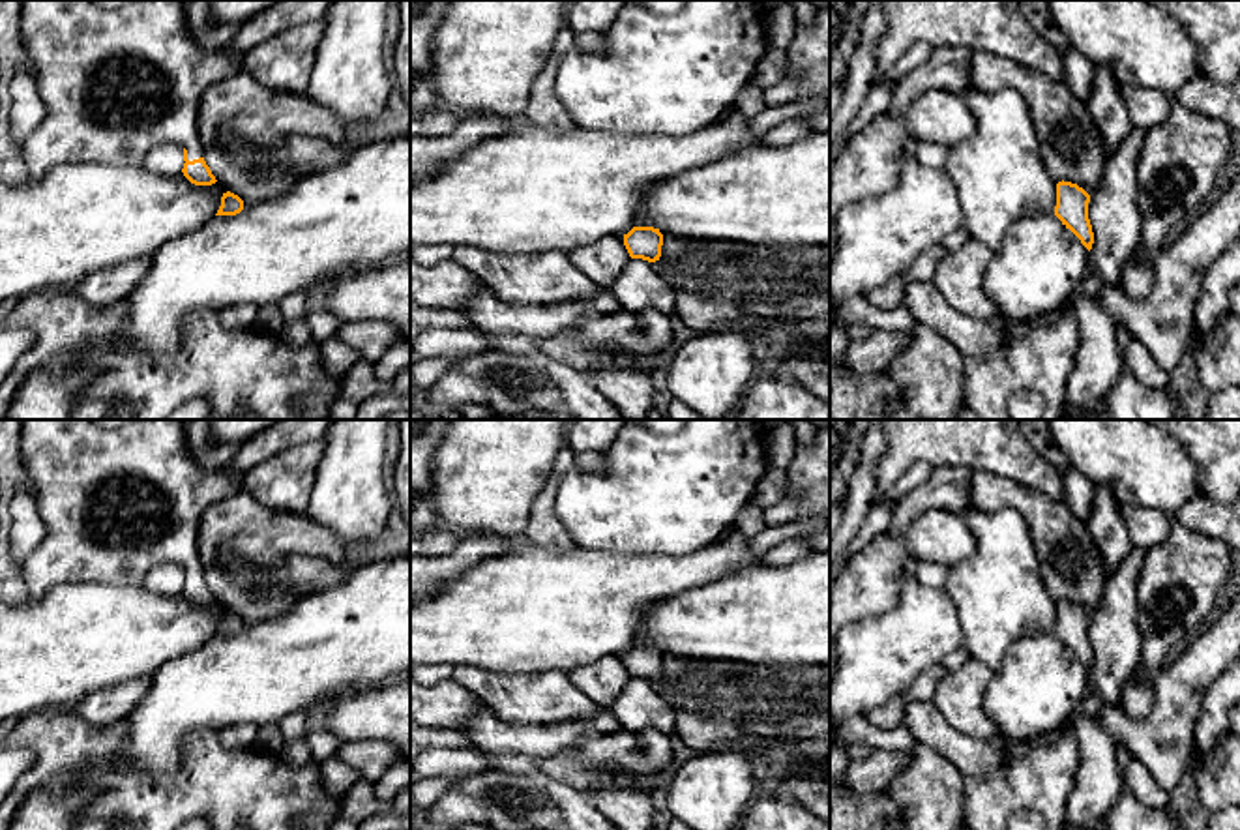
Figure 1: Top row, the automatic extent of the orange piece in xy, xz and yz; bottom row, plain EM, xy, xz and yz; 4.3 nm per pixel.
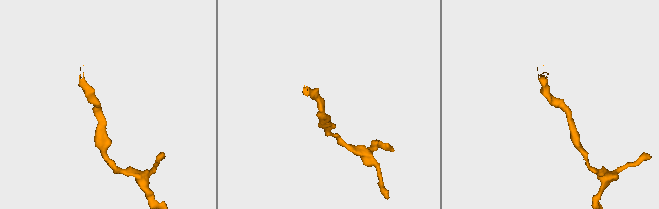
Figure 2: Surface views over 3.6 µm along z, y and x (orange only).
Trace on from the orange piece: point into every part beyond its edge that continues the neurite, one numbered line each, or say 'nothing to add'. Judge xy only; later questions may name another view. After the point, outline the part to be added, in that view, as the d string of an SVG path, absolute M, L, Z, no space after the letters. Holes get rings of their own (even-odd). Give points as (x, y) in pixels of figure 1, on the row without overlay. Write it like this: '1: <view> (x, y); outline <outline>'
1: xy (115, 503); outline M24 420L21 453L47 530L22 564L32 600L66 583L144 585L148 570L161 562L184 566L189 581L204 577L197 547L200 517L217 500L244 489L244 478L229 467L208 470L195 461L182 420L135 420L116 429L92 420Z

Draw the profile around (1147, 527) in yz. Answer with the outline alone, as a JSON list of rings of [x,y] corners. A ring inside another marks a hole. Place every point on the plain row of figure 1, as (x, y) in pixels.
[[[1122,504],[1122,515],[1129,532],[1131,549],[1150,551],[1161,543],[1173,526],[1173,517],[1152,508]]]

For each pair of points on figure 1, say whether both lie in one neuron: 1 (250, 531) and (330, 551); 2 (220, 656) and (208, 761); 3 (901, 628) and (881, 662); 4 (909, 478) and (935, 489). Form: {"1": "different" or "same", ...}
{"1": "same", "2": "different", "3": "same", "4": "different"}

